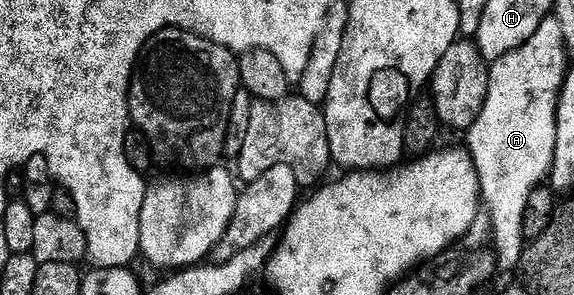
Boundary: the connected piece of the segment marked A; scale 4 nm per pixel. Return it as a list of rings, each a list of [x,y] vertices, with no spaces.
[[[516,50],[497,57],[491,63],[484,107],[478,120],[466,131],[467,145],[480,177],[482,201],[494,210],[490,238],[501,271],[516,272],[520,269],[520,257],[526,245],[524,209],[536,185],[549,177],[556,151],[556,122],[546,122],[546,108],[538,110],[532,106],[532,96],[522,102],[522,94],[528,96],[526,82],[532,80],[524,78],[528,76],[524,74],[528,72],[528,66],[532,66],[532,60],[522,60],[522,54]]]

